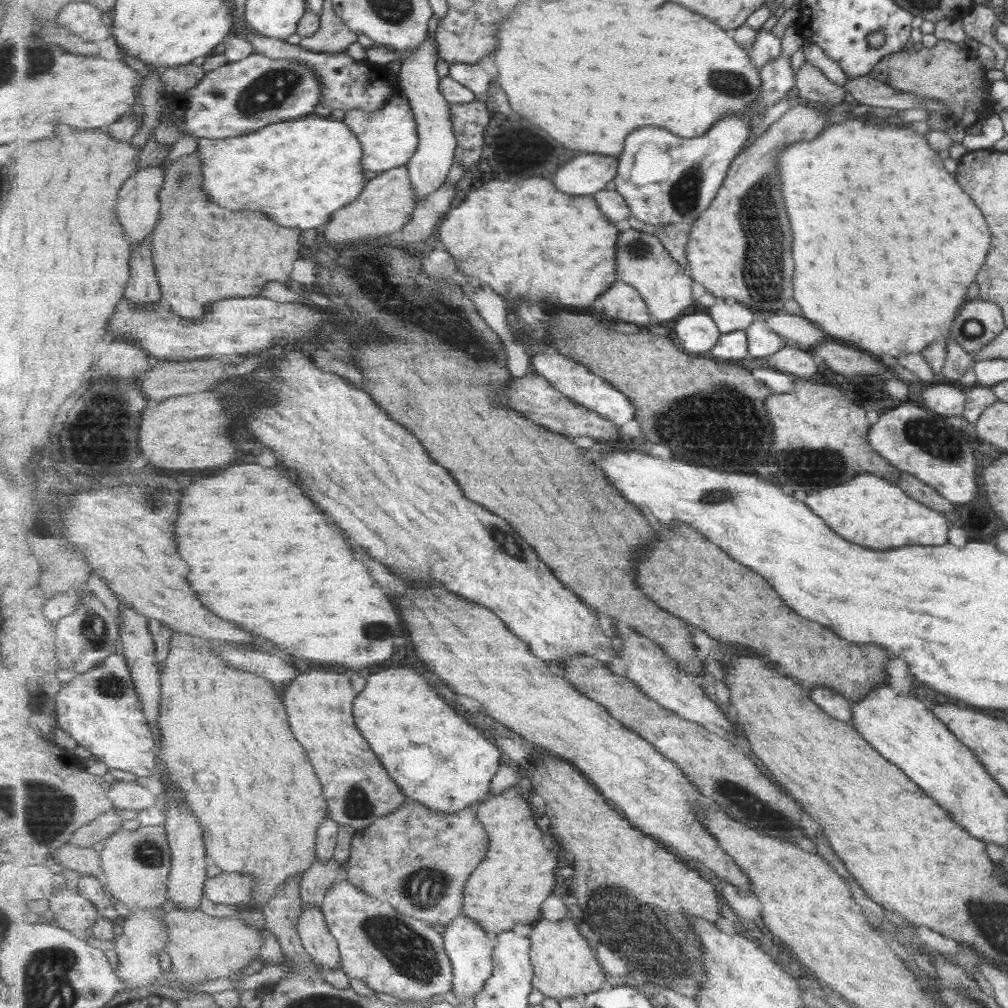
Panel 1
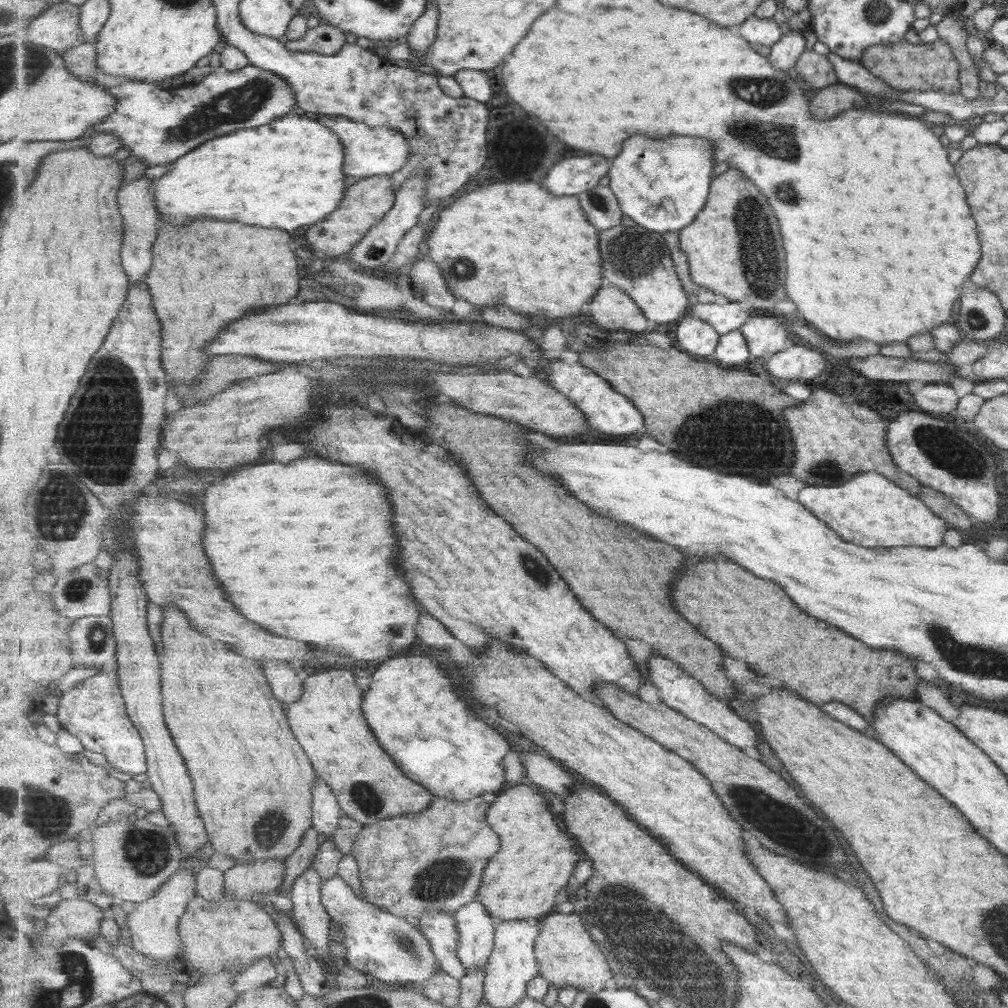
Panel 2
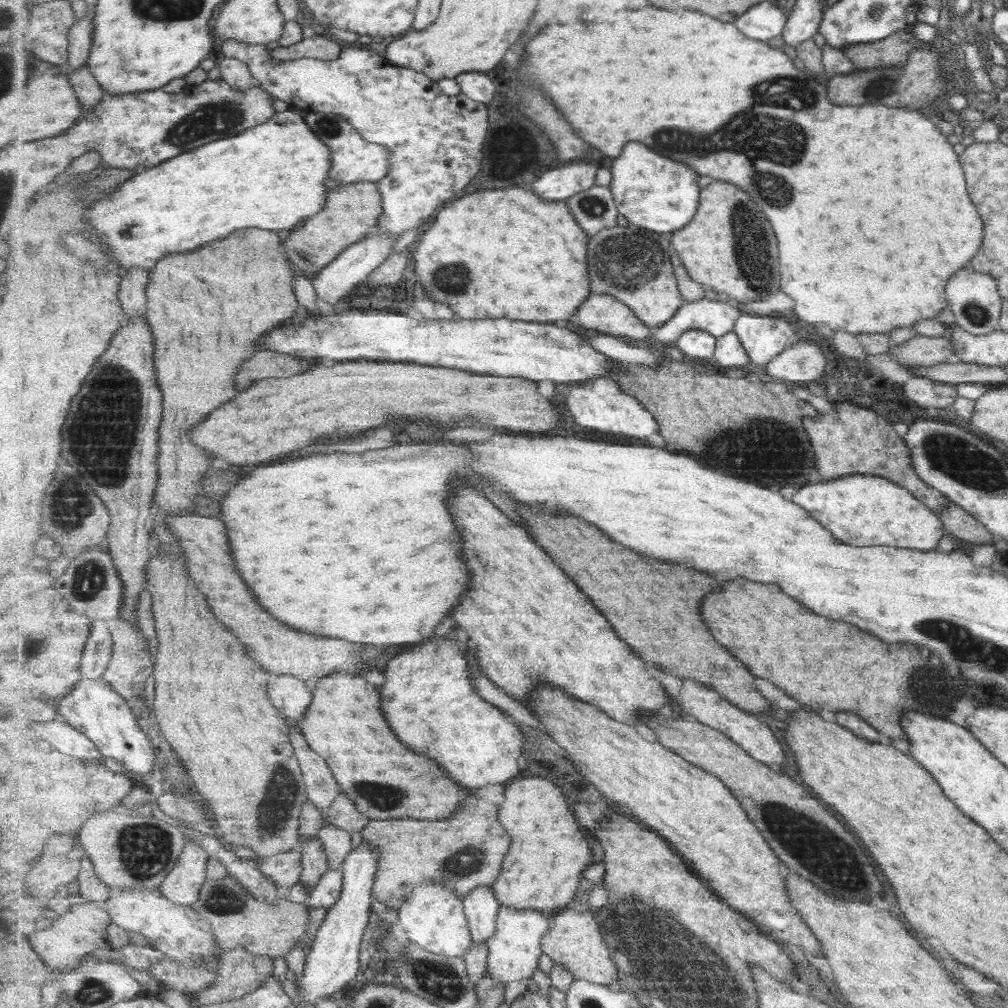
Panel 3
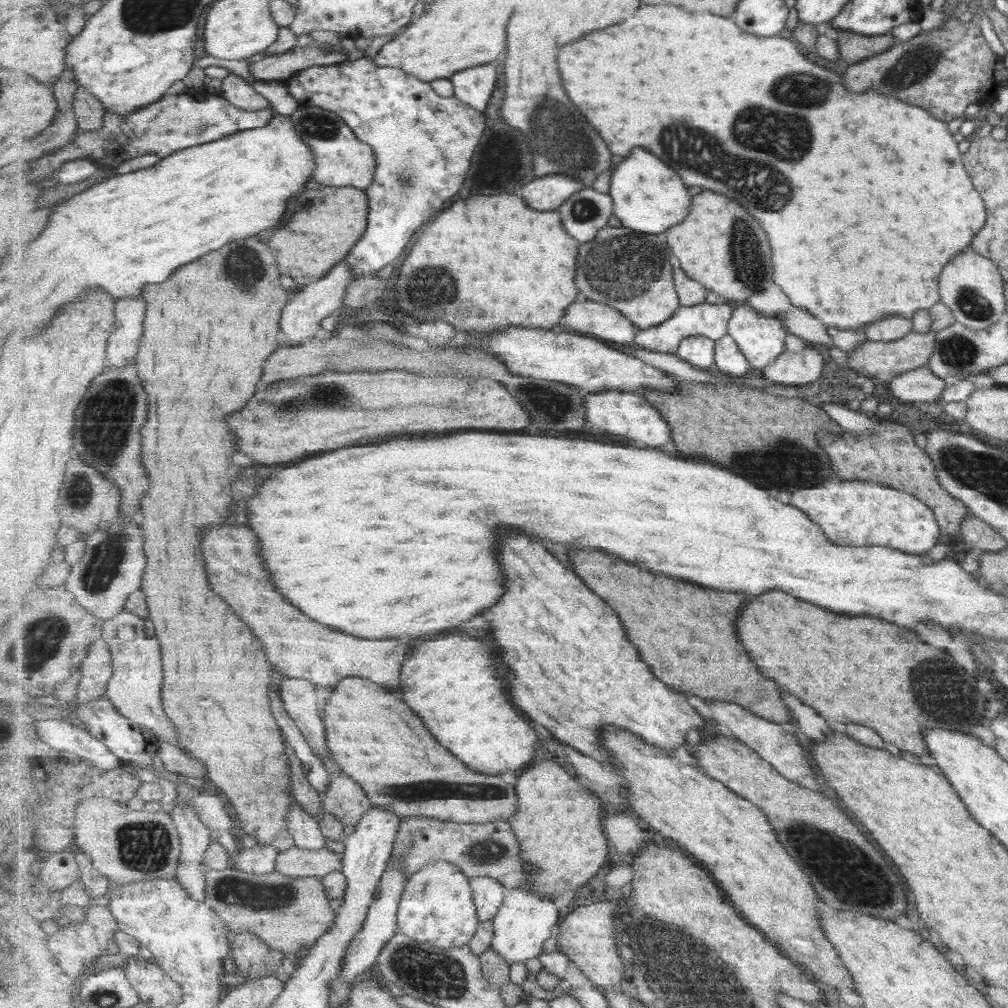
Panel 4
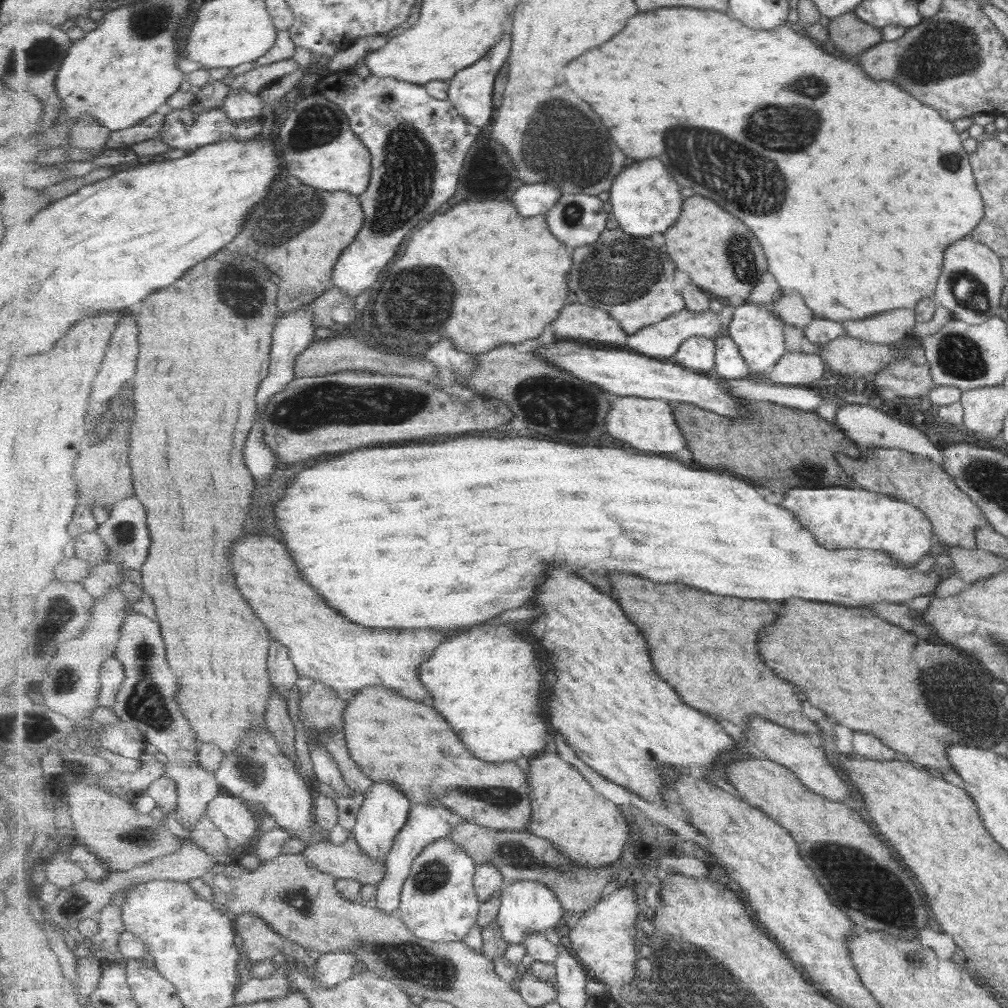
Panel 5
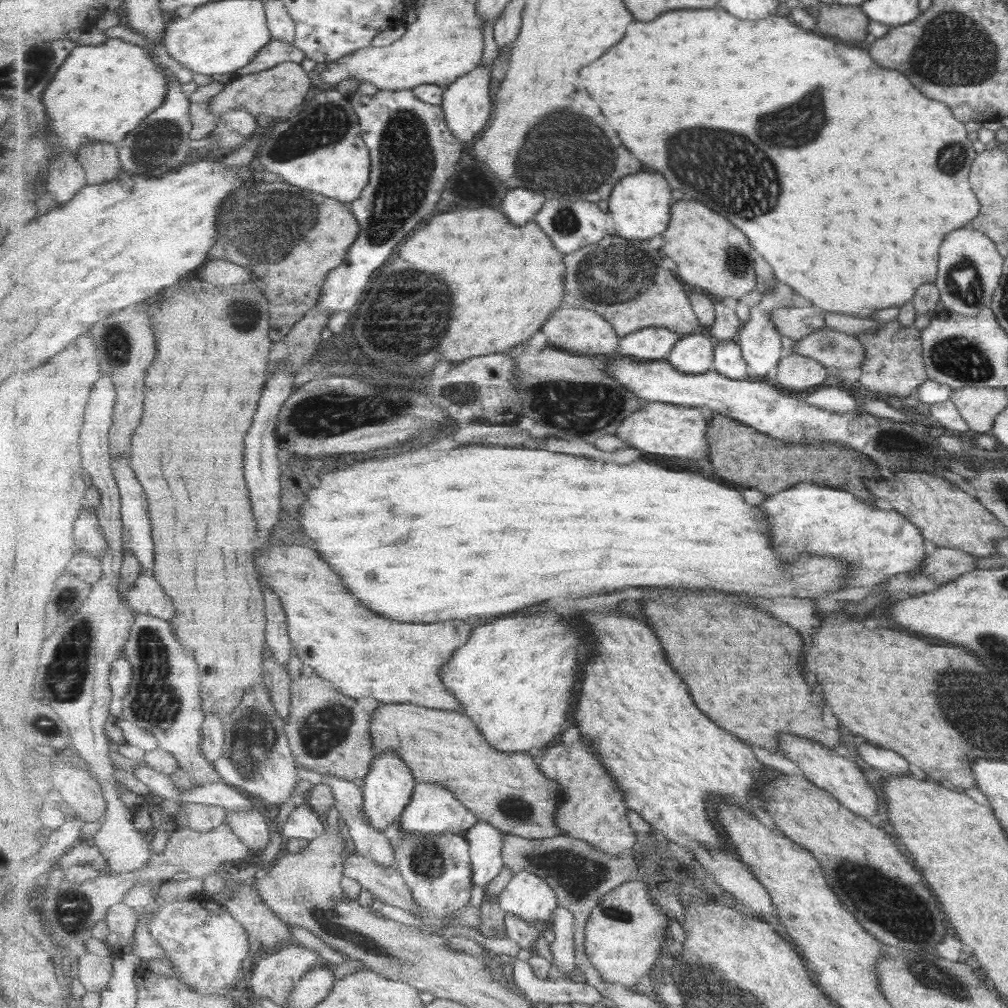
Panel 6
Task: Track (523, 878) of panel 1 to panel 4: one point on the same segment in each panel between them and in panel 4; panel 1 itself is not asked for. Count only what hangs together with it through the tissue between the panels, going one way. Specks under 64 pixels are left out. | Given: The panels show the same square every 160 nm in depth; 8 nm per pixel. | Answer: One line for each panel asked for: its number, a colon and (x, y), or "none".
2: (537, 858)
3: (543, 869)
4: (559, 823)

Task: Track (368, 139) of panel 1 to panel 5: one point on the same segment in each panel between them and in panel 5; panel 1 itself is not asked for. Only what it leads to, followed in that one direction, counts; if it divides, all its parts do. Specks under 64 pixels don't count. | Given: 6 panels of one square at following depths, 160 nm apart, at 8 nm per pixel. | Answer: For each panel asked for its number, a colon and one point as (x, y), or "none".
2: (370, 151)
3: (354, 160)
4: (343, 160)
5: (312, 153)

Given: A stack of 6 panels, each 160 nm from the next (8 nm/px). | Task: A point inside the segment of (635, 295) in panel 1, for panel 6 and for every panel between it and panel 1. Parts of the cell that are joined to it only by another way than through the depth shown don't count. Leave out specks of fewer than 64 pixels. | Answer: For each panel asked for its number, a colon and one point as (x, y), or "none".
2: (613, 310)
3: (605, 314)
4: (590, 318)
5: (578, 322)
6: (583, 331)

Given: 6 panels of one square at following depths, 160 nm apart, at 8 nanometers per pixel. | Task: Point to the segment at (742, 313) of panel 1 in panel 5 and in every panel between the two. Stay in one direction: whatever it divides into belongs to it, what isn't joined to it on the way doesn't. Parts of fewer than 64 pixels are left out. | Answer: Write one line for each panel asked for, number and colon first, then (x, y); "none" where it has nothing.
2: (725, 318)
3: (718, 318)
4: (706, 319)
5: (661, 340)

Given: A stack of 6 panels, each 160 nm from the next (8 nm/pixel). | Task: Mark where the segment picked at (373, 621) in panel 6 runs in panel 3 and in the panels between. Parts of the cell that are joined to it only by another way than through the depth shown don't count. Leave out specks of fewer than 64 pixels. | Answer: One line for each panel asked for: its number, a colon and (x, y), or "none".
3: (281, 650)
4: (299, 647)
5: (323, 645)

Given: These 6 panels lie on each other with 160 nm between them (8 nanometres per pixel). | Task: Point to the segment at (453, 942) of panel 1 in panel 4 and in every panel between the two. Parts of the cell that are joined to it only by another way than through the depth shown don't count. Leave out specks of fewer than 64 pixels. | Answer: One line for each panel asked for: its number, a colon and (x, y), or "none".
2: (477, 927)
3: (481, 906)
4: (489, 894)

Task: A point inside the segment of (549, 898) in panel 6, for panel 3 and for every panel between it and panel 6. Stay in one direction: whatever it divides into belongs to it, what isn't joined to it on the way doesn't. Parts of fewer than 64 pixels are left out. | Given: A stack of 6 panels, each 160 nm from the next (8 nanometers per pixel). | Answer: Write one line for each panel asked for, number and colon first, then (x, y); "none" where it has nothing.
3: (515, 949)
4: (524, 923)
5: (527, 906)

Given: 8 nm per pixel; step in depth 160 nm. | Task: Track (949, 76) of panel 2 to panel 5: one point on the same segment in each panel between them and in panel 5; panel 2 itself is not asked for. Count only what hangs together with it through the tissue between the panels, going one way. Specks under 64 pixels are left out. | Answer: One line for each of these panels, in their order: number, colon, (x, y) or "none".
3: (892, 51)
4: (853, 47)
5: (849, 33)

